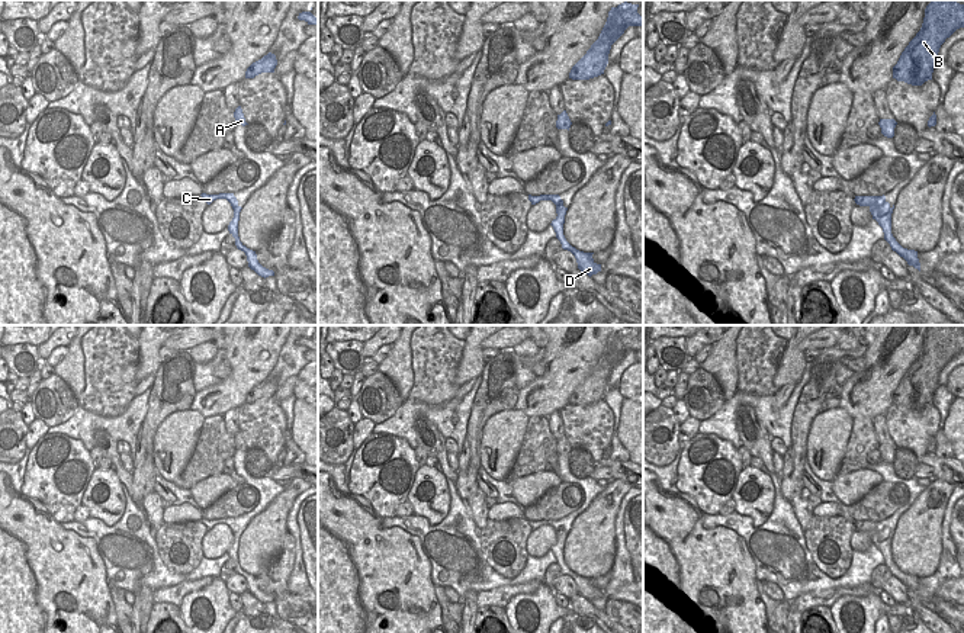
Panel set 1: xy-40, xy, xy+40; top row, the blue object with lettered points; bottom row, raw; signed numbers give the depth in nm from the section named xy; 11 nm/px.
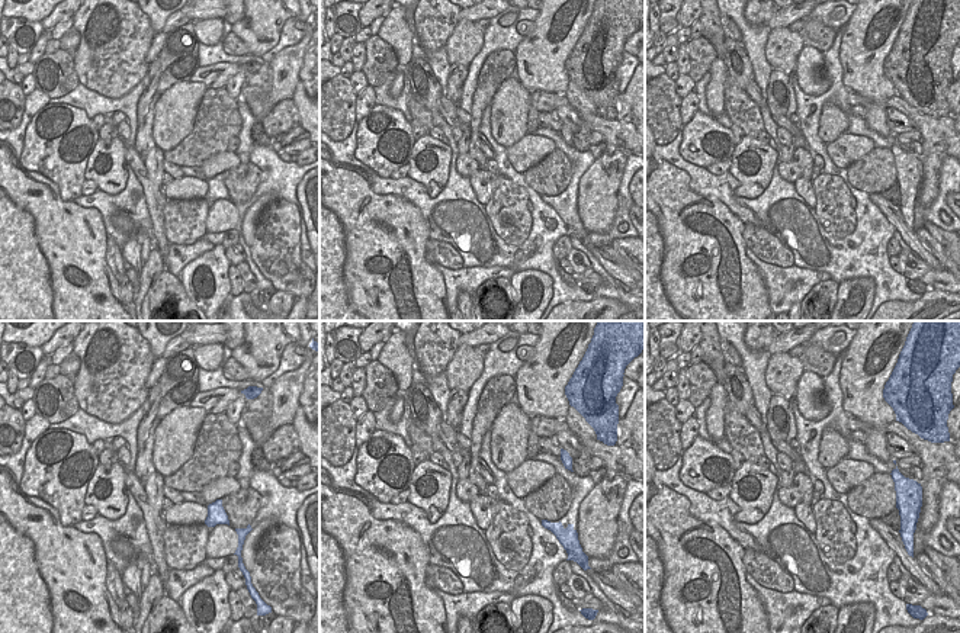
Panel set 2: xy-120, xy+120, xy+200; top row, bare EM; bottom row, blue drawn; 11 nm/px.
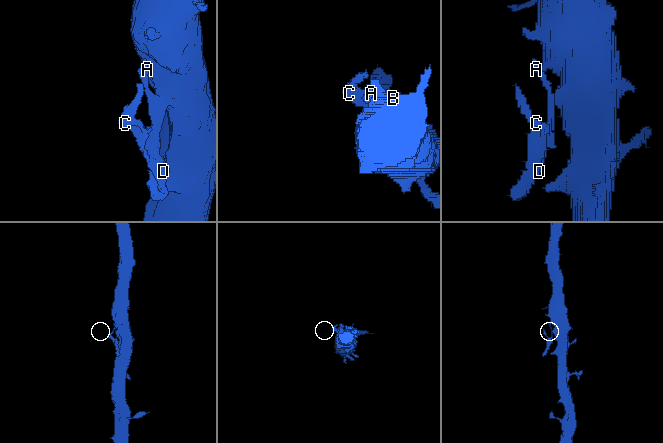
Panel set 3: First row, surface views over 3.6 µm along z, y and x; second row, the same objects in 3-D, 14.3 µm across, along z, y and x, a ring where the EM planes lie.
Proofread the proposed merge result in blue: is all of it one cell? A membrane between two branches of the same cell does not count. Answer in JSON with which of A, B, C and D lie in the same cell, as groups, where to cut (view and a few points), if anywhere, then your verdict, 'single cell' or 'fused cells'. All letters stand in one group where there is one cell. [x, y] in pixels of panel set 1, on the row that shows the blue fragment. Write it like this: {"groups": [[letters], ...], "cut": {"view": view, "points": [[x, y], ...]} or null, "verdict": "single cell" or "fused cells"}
{"groups": [["A", "B", "C", "D"]], "cut": null, "verdict": "single cell"}

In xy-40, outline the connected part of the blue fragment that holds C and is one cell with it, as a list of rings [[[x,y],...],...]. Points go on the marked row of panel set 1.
[[[202,193],[200,196],[202,196],[202,199],[206,200],[208,205],[211,205],[216,199],[226,199],[231,203],[231,206],[234,209],[234,218],[232,218],[232,221],[228,225],[228,231],[235,238],[237,248],[245,253],[247,261],[248,261],[248,267],[251,270],[254,270],[258,276],[261,276],[264,279],[269,277],[269,276],[274,276],[273,270],[269,270],[269,269],[263,267],[258,263],[256,251],[247,248],[240,241],[240,237],[238,237],[238,221],[240,221],[240,212],[241,212],[242,208],[238,205],[238,200],[234,196],[234,193],[219,193],[219,195],[206,195],[206,193]]]

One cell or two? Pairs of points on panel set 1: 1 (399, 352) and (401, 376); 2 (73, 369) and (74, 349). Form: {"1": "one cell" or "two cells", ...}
{"1": "one cell", "2": "one cell"}

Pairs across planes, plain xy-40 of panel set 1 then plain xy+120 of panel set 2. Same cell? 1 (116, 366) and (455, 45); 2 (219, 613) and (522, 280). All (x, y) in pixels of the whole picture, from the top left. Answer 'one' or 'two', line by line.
1: two
2: one

